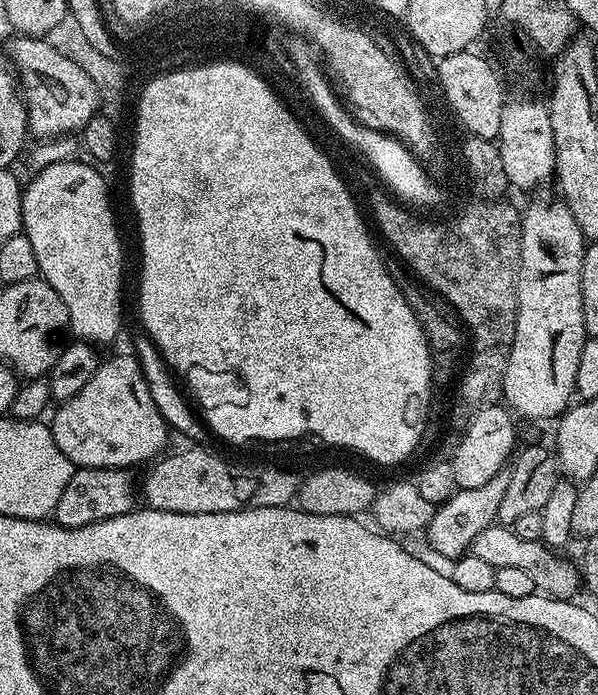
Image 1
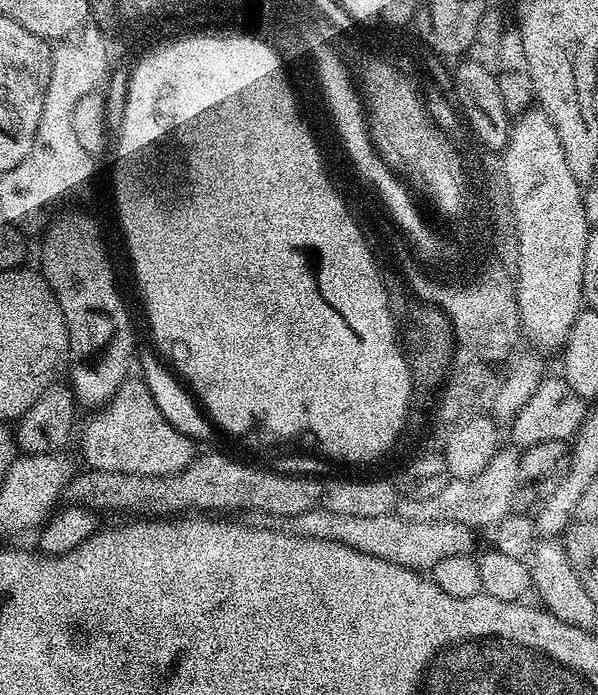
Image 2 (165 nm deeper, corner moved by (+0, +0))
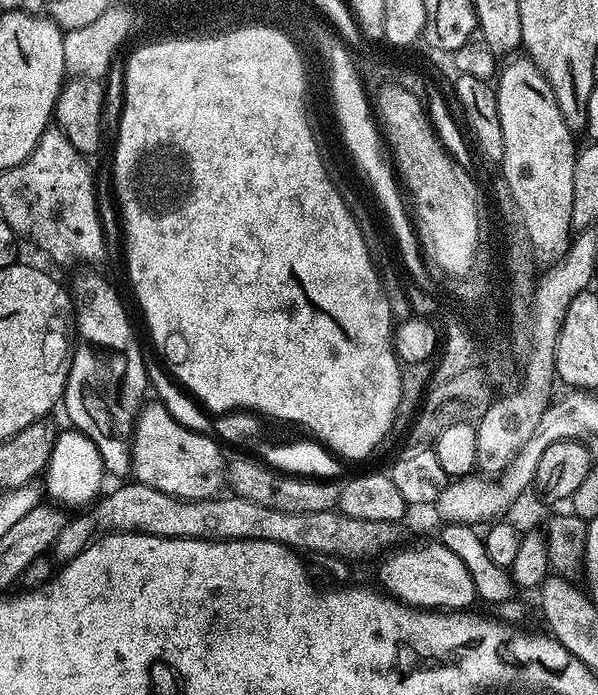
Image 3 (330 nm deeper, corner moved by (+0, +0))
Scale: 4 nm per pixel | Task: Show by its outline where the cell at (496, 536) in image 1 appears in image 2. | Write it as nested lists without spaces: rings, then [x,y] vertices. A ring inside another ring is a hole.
[[[317,506],[311,508],[306,514],[275,517],[274,528],[277,532],[285,532],[291,536],[338,542],[362,554],[370,554],[374,558],[394,562],[398,566],[410,568],[421,574],[438,566],[438,562],[444,561],[445,558],[471,556],[477,551],[477,529],[466,526],[462,522],[446,522],[445,520],[418,522],[395,514],[378,518],[357,518],[351,514],[334,514],[334,510]]]

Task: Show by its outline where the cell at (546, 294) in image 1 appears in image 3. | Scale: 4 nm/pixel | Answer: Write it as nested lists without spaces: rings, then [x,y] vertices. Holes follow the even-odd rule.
[[[520,54],[517,60],[512,60],[508,65],[499,69],[498,75],[494,80],[496,90],[496,101],[498,102],[498,118],[502,122],[502,142],[504,143],[504,162],[502,171],[504,171],[504,180],[508,183],[508,192],[512,195],[512,200],[516,203],[518,211],[524,215],[524,232],[528,242],[535,243],[535,249],[539,259],[544,262],[555,262],[562,259],[566,254],[570,243],[570,237],[573,235],[573,227],[570,222],[570,210],[574,200],[574,162],[576,161],[576,153],[578,144],[575,144],[574,134],[566,126],[566,118],[562,118],[562,110],[558,110],[558,98],[554,98],[554,90],[550,90],[550,82],[546,82],[546,78],[540,73],[540,68],[527,55]]]

